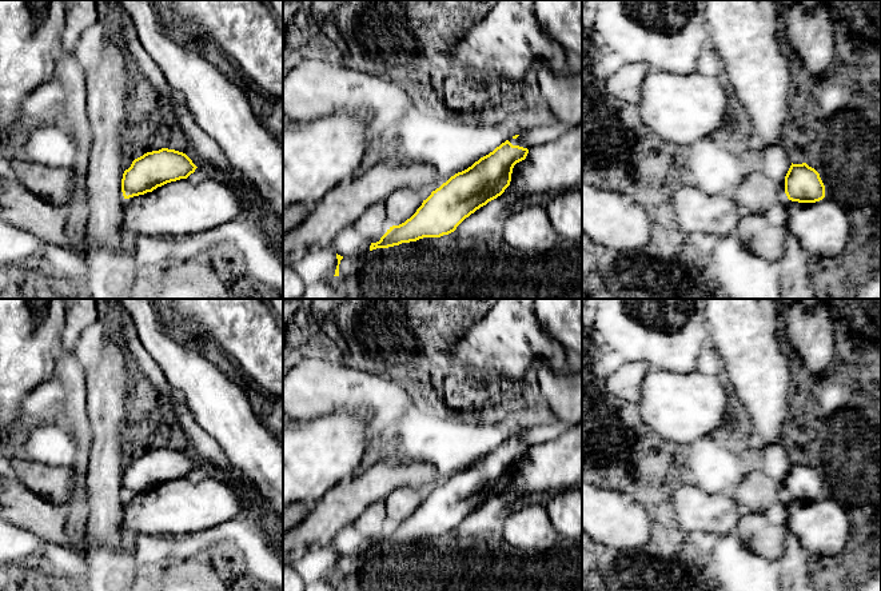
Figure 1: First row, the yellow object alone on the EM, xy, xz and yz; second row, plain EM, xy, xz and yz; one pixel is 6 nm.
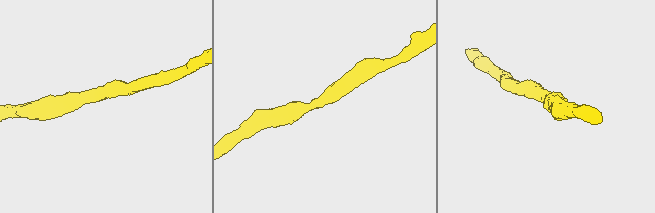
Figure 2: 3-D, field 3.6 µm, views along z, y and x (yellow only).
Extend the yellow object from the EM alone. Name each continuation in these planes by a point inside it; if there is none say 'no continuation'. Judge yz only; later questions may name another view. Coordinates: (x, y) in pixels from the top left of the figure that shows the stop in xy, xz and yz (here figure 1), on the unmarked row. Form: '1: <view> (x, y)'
1: yz (822, 527)

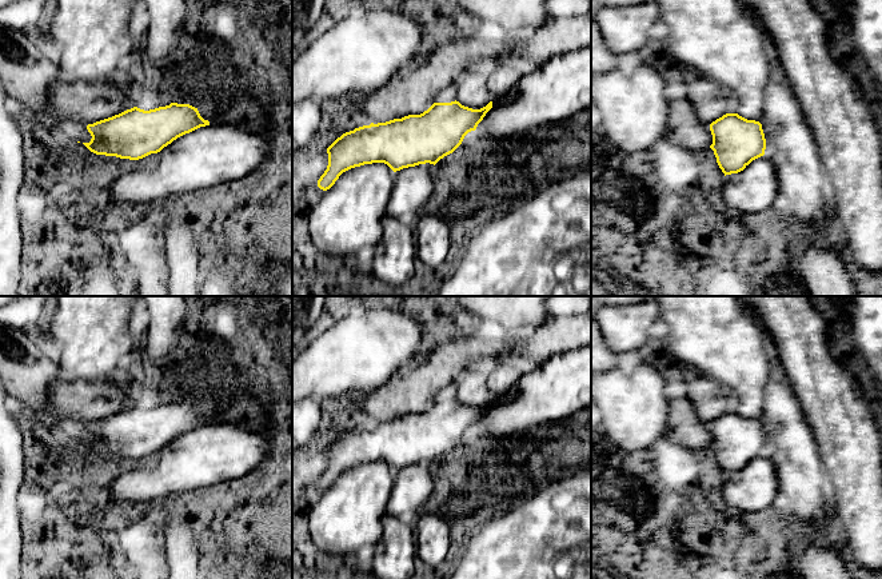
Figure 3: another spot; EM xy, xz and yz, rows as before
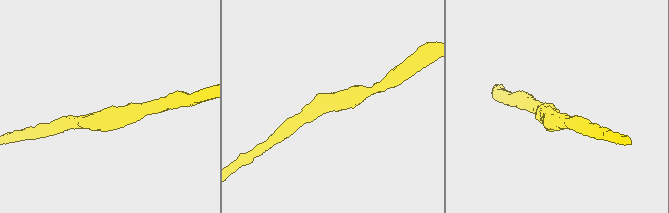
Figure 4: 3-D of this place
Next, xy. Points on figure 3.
1: xy (211, 454)

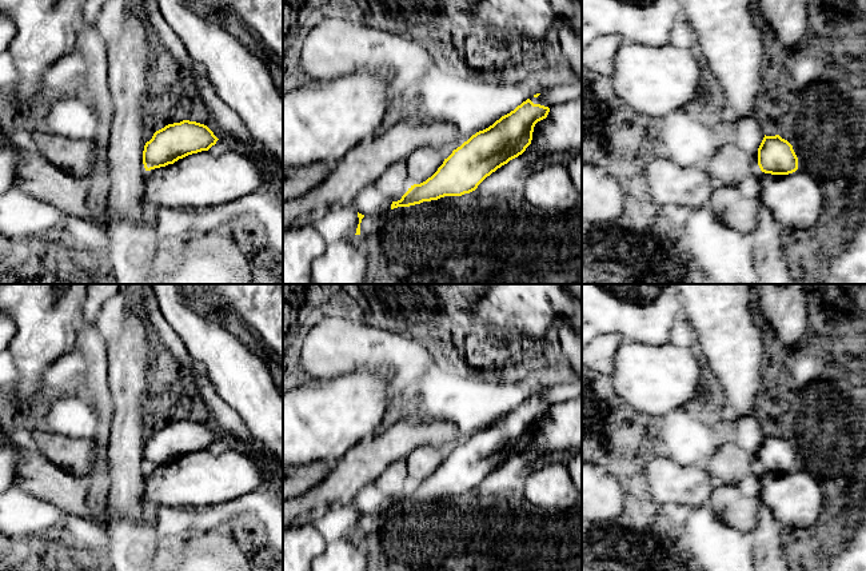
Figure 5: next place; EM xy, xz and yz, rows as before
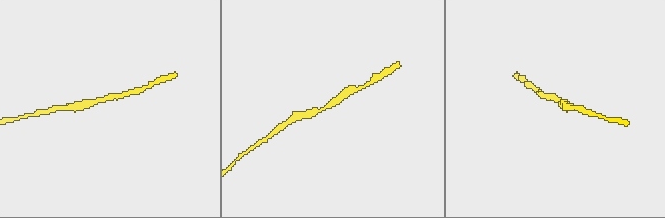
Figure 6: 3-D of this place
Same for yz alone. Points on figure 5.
1: yz (795, 499)

